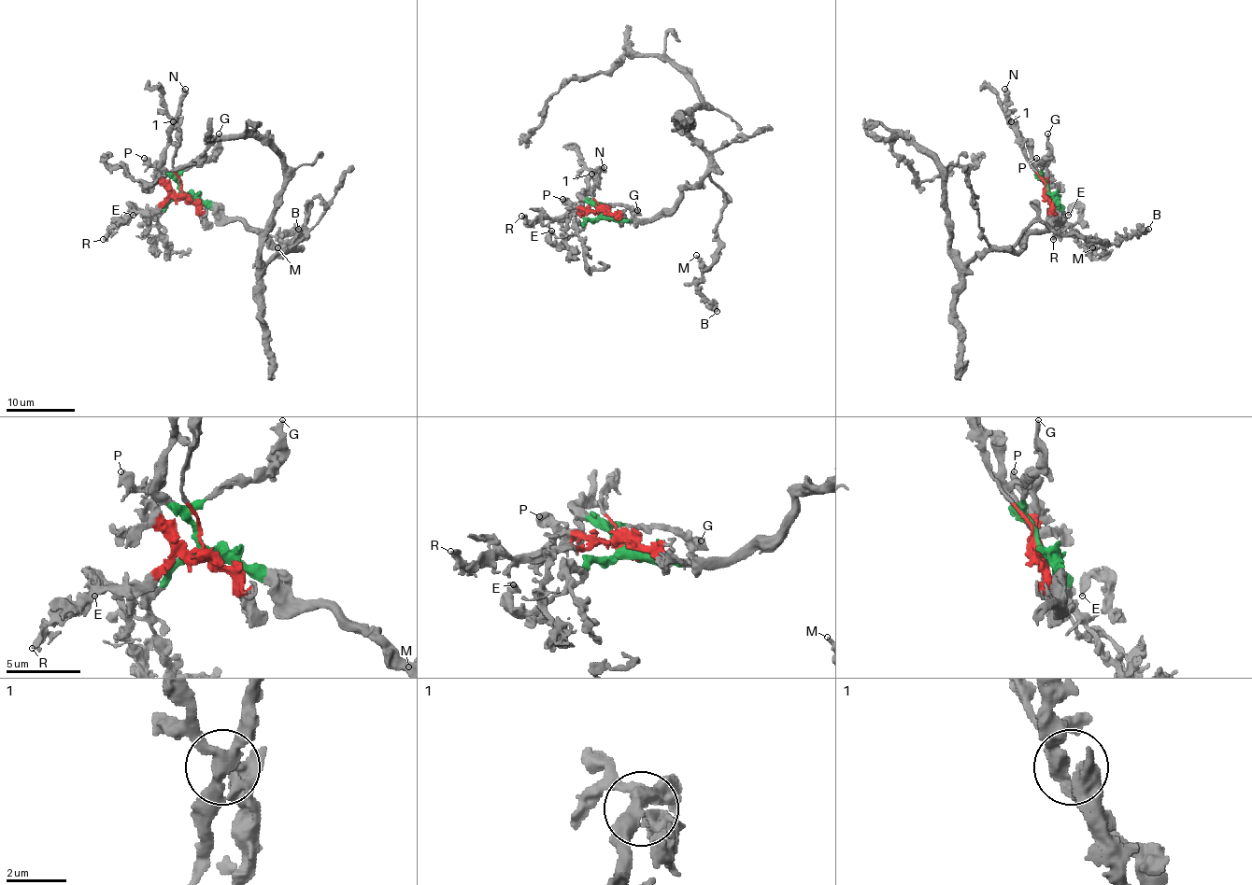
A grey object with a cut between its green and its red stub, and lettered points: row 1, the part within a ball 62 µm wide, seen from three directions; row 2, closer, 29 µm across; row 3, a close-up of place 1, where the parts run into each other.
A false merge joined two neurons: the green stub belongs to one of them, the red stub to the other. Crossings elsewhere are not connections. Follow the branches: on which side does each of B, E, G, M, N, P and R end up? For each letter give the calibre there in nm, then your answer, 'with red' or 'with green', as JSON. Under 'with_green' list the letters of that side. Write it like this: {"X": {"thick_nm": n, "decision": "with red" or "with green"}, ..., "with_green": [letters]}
{"B": {"thick_nm": 500, "decision": "with green"}, "E": {"thick_nm": 320, "decision": "with green"}, "G": {"thick_nm": 320, "decision": "with green"}, "M": {"thick_nm": 320, "decision": "with green"}, "N": {"thick_nm": 480, "decision": "with green"}, "P": {"thick_nm": 480, "decision": "with red"}, "R": {"thick_nm": 320, "decision": "with red"}, "with_green": ["B", "E", "G", "M", "N"]}

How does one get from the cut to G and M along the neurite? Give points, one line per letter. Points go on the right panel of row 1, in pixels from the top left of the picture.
G: (1051, 193), (1041, 175), (1042, 161), (1049, 154), (1047, 133)
M: (1051, 193), (1056, 218), (1031, 231), (1020, 250), (1013, 248), (1033, 222), (1063, 234), (1104, 241), (1092, 248)

